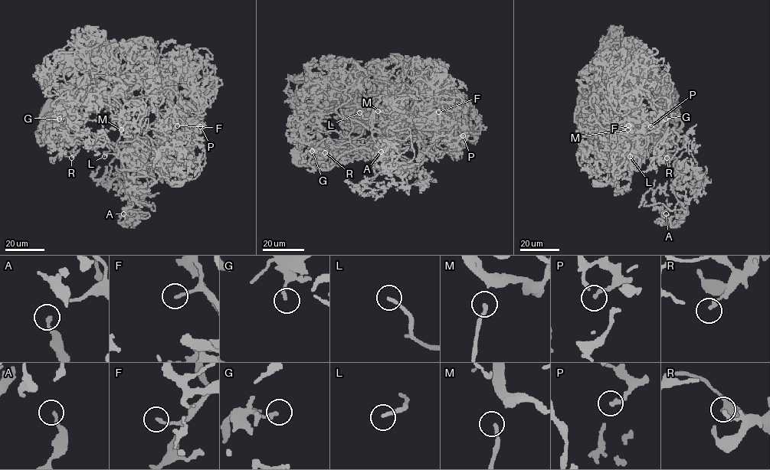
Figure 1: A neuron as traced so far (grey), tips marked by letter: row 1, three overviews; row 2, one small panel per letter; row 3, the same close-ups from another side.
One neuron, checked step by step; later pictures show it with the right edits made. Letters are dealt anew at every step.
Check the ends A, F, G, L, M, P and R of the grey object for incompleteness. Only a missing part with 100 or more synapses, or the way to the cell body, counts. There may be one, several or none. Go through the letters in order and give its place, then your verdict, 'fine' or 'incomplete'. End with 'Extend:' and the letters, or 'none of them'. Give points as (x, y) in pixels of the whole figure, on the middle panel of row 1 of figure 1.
A: place (381, 151); fine
F: place (438, 112); incomplete
G: place (312, 151); fine
L: place (359, 112); incomplete
M: place (378, 111); incomplete
P: place (463, 135); fine
R: place (325, 152); fine
Extend: F, L, M

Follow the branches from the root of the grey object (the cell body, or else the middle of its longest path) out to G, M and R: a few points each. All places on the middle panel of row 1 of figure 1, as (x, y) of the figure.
G: (299, 158), (329, 169), (352, 150), (394, 143), (352, 120), (349, 141), (321, 152), (306, 139), (312, 151)
M: (299, 158), (329, 169), (352, 150), (389, 152), (394, 143), (372, 124), (375, 104), (373, 109), (378, 111)
R: (299, 158), (329, 169), (352, 150), (394, 143), (352, 120), (349, 141), (323, 157), (311, 149), (325, 152)

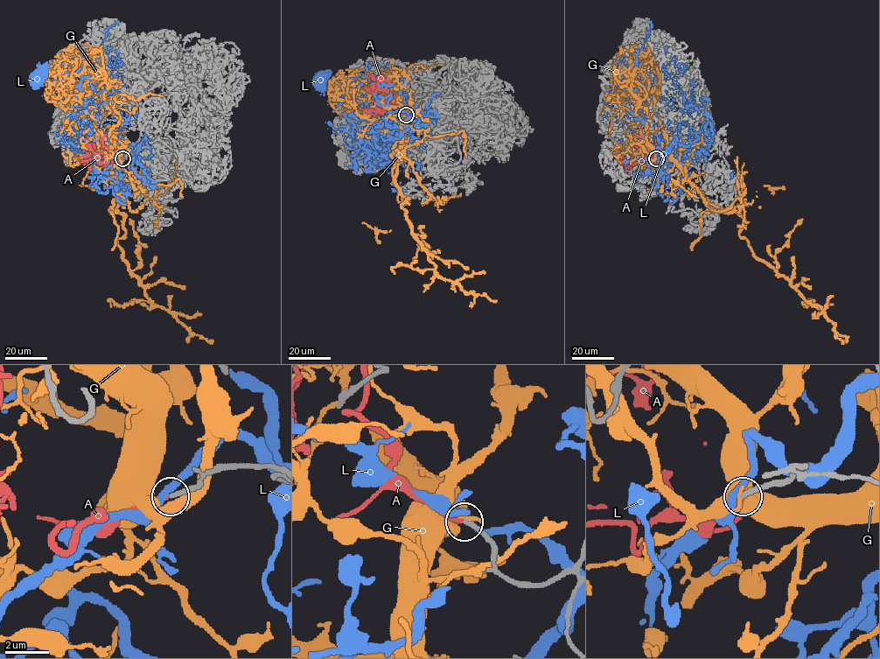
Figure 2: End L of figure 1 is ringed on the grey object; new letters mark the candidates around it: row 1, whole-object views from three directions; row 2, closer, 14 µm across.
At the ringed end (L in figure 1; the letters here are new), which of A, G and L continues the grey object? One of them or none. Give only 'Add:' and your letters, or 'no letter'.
Add: A

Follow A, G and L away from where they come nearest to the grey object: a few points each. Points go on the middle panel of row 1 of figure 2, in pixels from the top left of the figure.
A: (405, 115), (394, 104), (394, 96), (381, 102), (389, 105), (383, 101), (394, 93)
G: (407, 115), (390, 129), (349, 113), (337, 93), (368, 68), (362, 89), (349, 80)
L: (406, 115), (417, 122), (408, 132), (359, 137), (366, 153), (389, 143), (382, 110), (350, 102), (321, 79)

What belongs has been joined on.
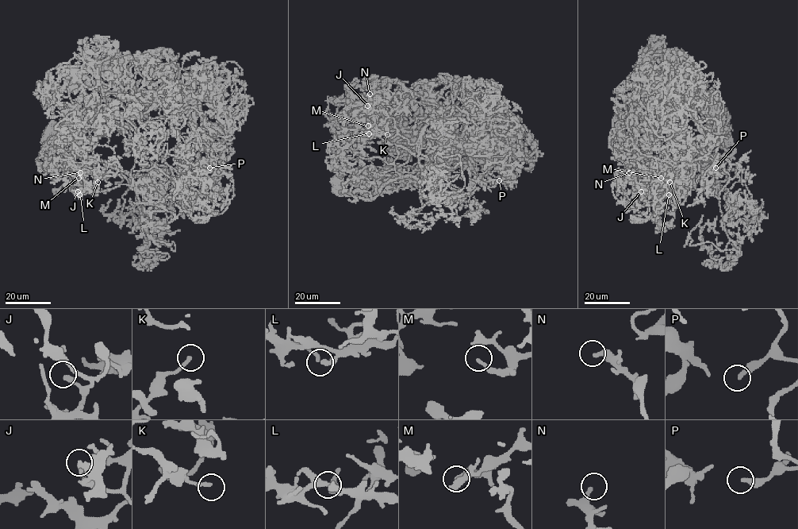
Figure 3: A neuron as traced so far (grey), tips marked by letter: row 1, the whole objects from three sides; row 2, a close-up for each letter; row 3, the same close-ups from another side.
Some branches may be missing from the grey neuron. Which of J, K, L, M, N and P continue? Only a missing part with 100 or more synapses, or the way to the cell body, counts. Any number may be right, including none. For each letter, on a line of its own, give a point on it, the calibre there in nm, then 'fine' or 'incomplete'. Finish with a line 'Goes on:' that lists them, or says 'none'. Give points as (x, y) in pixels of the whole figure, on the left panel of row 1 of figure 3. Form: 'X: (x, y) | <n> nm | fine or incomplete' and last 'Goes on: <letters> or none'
J: (78, 191) | 240 nm | fine
K: (97, 182) | 190 nm | fine
L: (79, 194) | 260 nm | fine
M: (78, 178) | 180 nm | fine
N: (80, 172) | 280 nm | fine
P: (209, 167) | 280 nm | incomplete
Goes on: P

